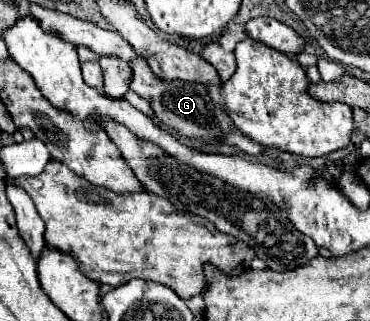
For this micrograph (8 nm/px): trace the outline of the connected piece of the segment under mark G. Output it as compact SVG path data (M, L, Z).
M143 57L133 59L133 77L131 77L131 91L135 91L137 95L141 95L143 99L149 101L151 109L155 111L155 117L165 123L167 127L177 129L181 135L187 137L199 137L205 143L217 143L217 135L219 133L229 133L235 131L231 119L213 105L213 101L209 99L207 87L201 83L191 83L191 81L165 81L159 79L151 69L149 63Z

